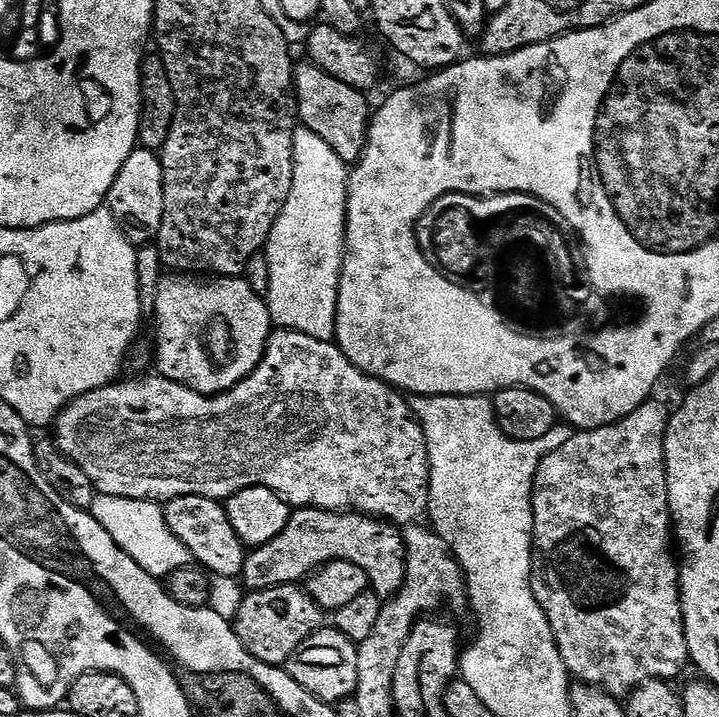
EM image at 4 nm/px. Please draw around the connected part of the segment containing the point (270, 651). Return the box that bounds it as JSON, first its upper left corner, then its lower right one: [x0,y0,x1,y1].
[231,584,326,665]

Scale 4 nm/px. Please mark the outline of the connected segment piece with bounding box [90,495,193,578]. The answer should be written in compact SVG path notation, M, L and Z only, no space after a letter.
M97 495L90 511L92 517L106 530L106 534L110 534L110 538L114 538L120 549L130 554L130 558L134 558L134 562L138 562L146 574L167 578L174 570L193 563L190 550L186 550L186 546L174 538L170 526L166 526L164 509L157 501Z

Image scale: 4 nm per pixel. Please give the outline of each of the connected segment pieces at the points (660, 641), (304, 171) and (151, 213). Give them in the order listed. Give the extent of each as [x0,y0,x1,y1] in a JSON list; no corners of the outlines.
[[532,398,690,698],[266,127,349,341],[106,148,164,246]]

